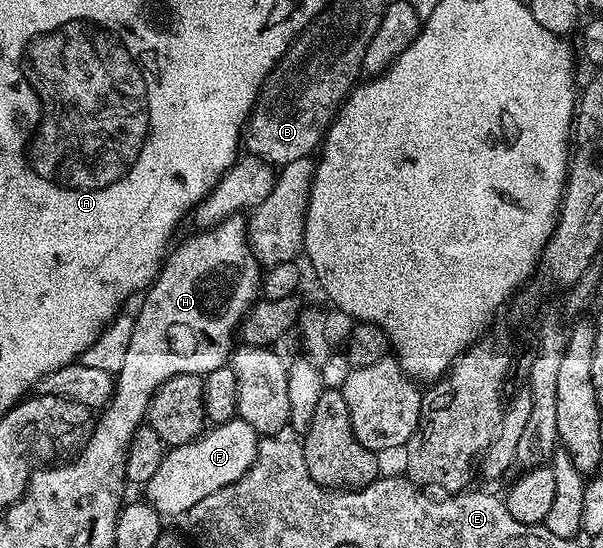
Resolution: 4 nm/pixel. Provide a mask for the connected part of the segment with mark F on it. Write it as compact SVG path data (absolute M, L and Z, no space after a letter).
M236 418L208 427L195 440L174 445L164 451L161 466L157 466L157 474L153 474L145 486L146 503L153 505L160 517L182 517L193 506L197 506L201 498L209 498L209 494L245 475L257 458L260 439L261 436L249 422Z

